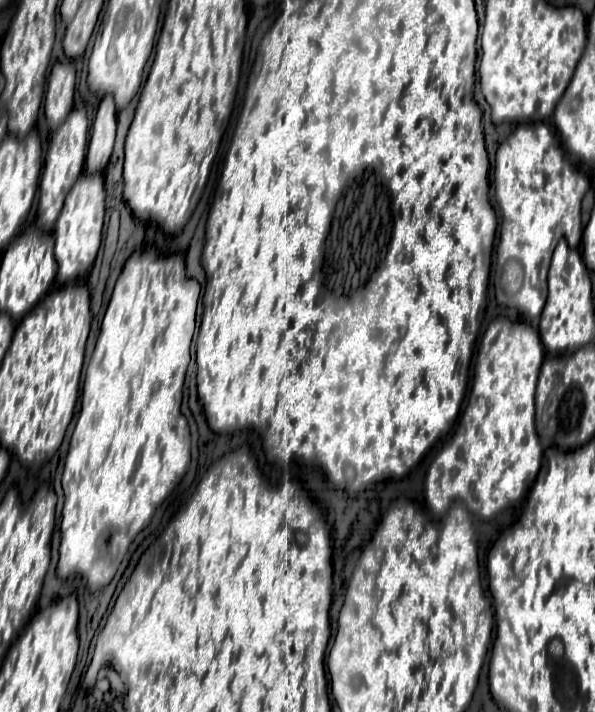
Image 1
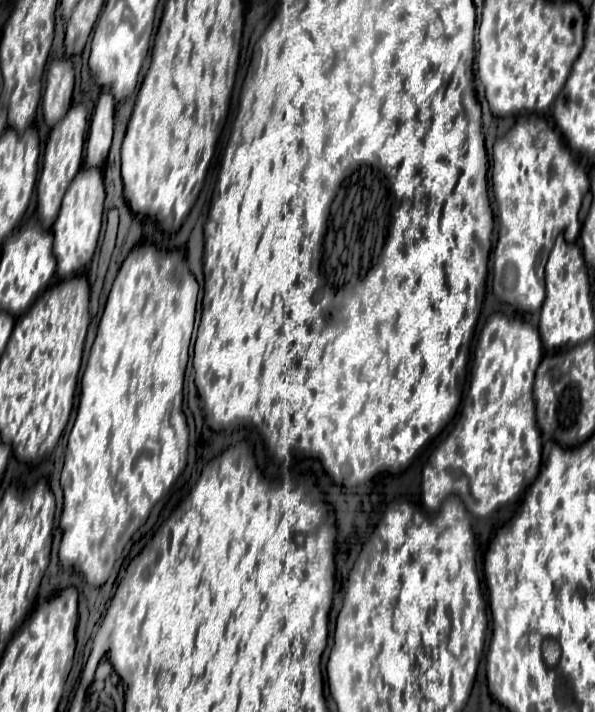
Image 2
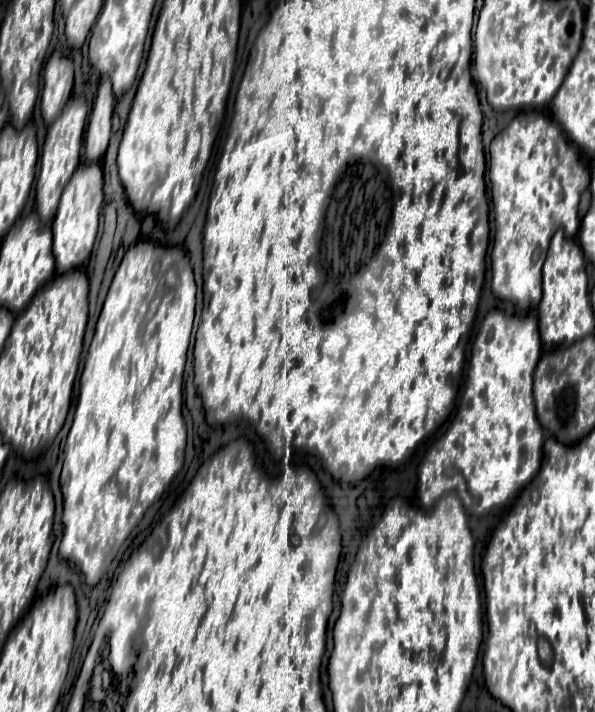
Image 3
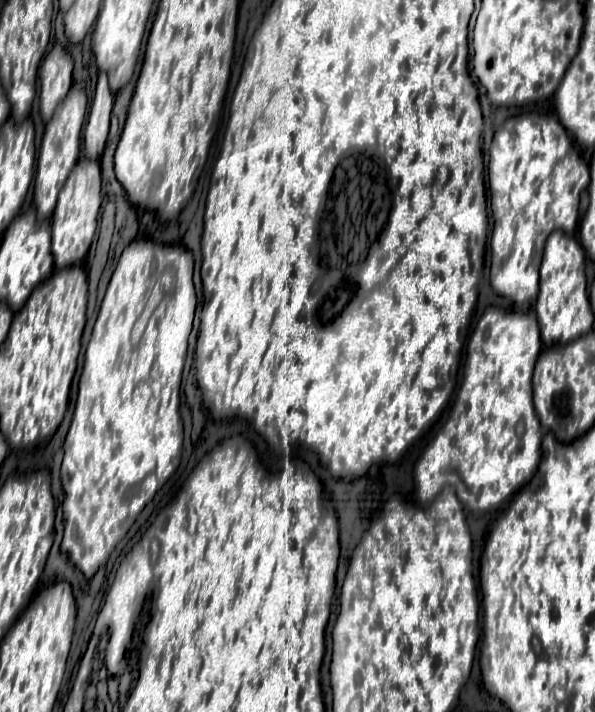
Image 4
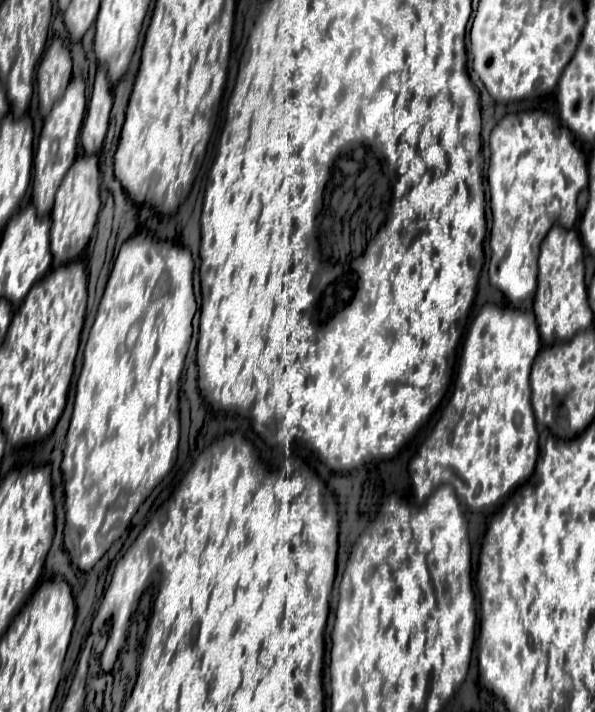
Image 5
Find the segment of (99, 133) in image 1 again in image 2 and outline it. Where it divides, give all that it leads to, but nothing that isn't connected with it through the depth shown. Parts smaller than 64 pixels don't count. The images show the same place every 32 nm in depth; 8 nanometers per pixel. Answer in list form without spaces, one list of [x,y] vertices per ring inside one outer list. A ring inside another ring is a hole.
[[[100,92],[88,126],[86,166],[102,166],[108,156],[114,132],[114,106],[114,96],[110,96],[110,92]]]

